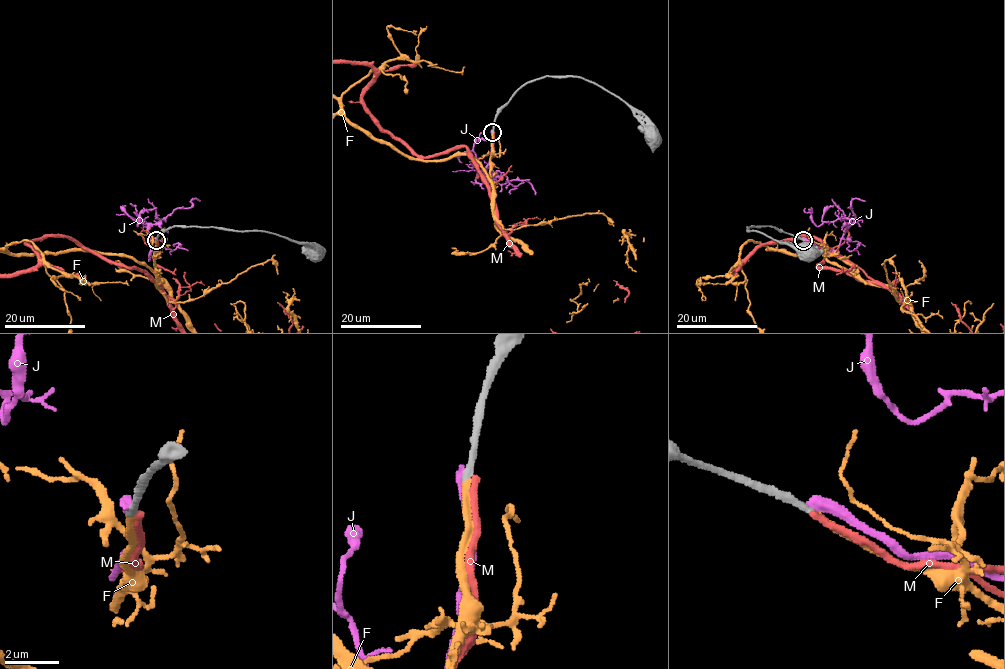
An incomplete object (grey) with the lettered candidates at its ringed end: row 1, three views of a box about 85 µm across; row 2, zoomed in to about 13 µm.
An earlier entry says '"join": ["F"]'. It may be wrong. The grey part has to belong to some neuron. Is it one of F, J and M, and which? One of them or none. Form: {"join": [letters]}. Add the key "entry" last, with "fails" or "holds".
{"join": ["F"], "entry": "holds"}

